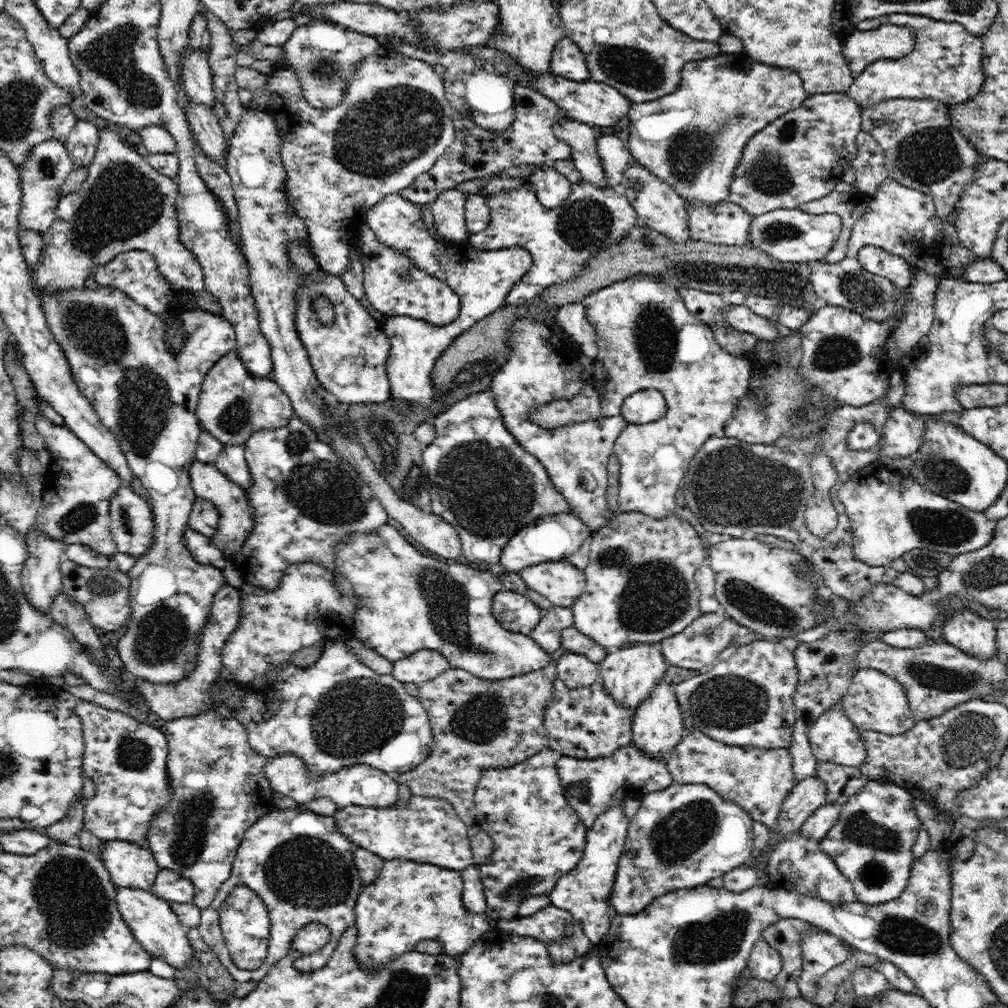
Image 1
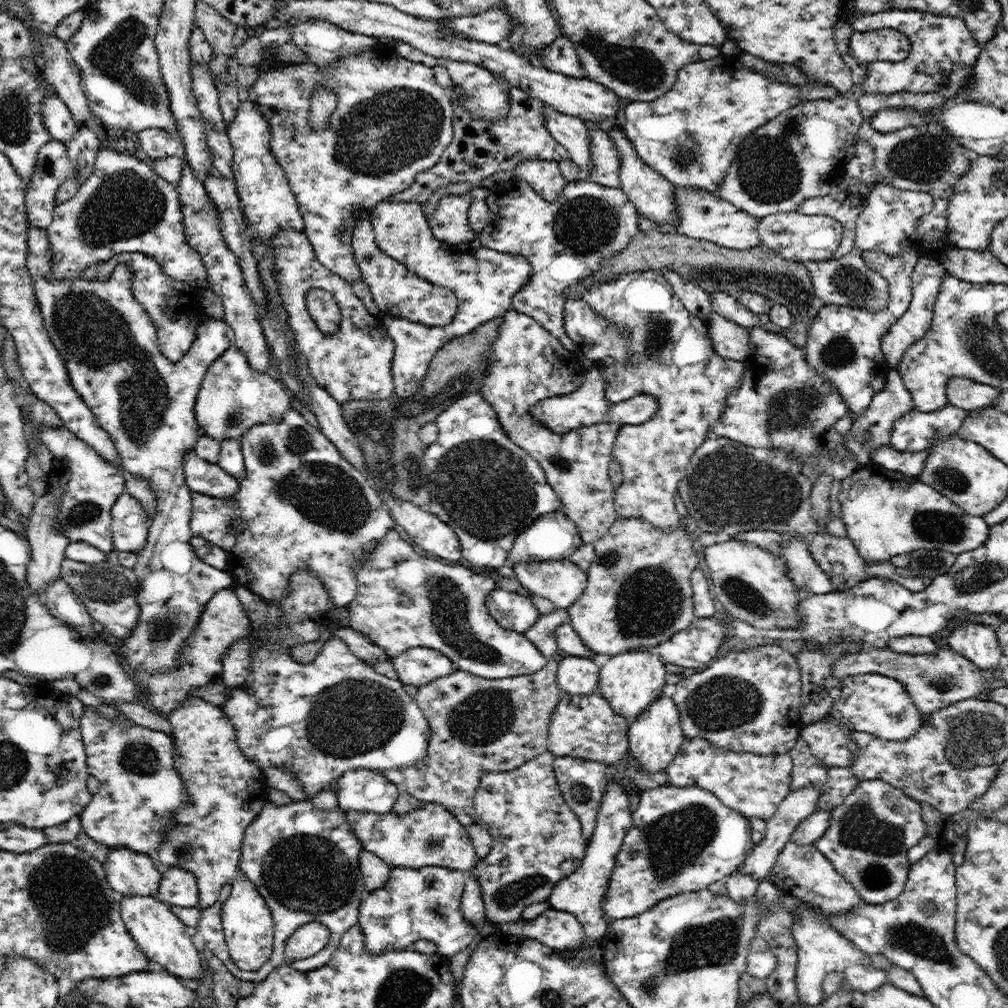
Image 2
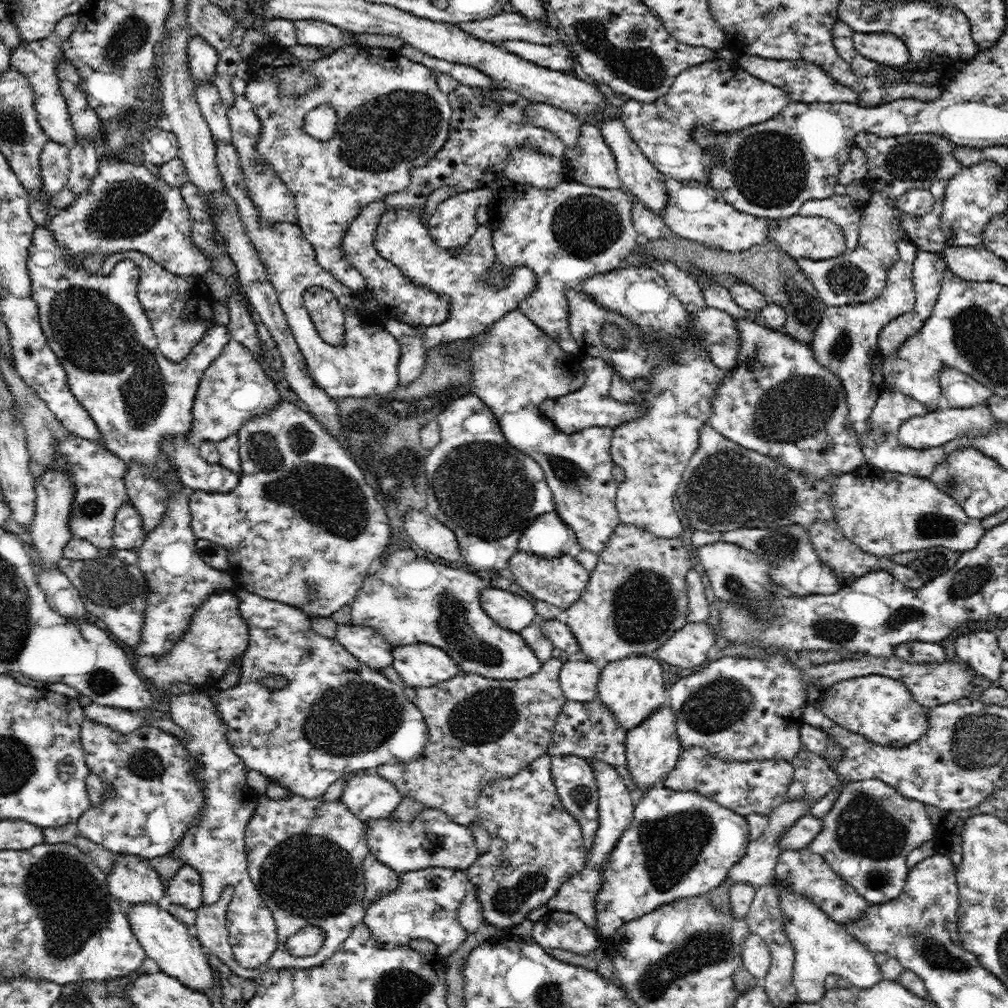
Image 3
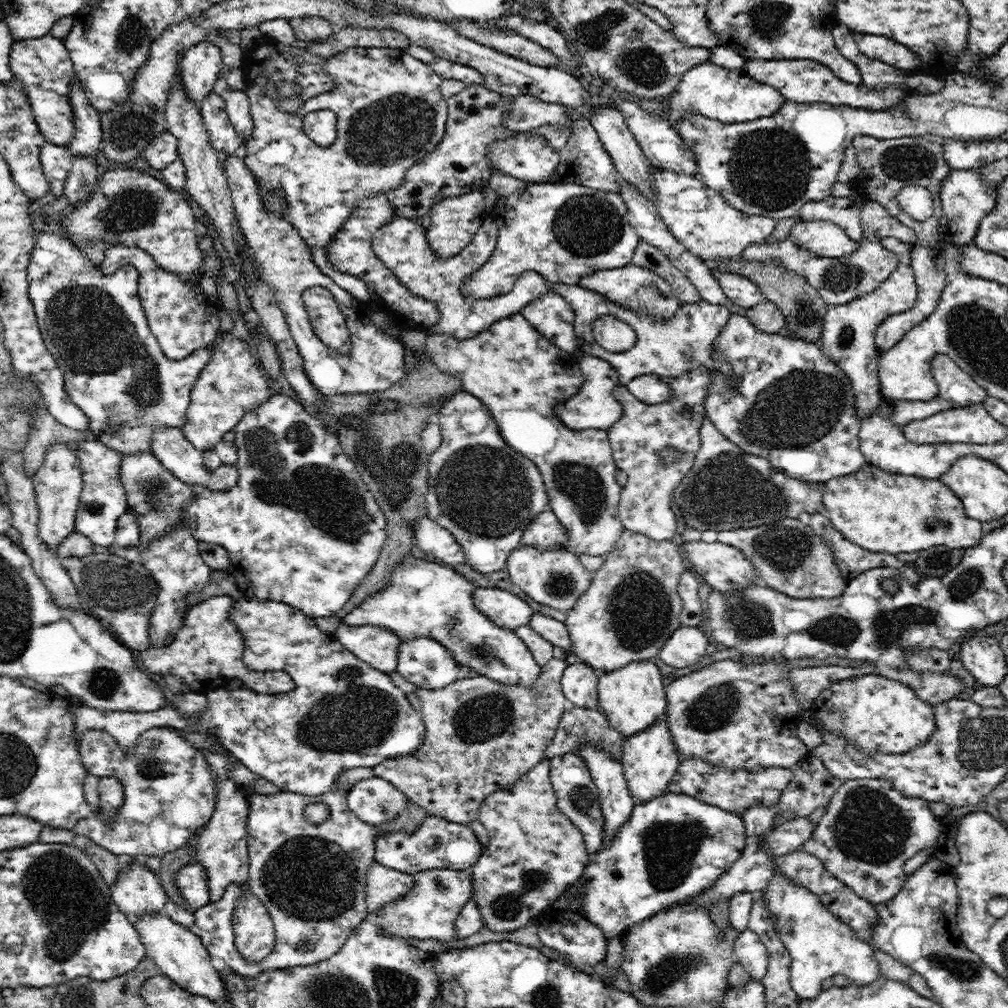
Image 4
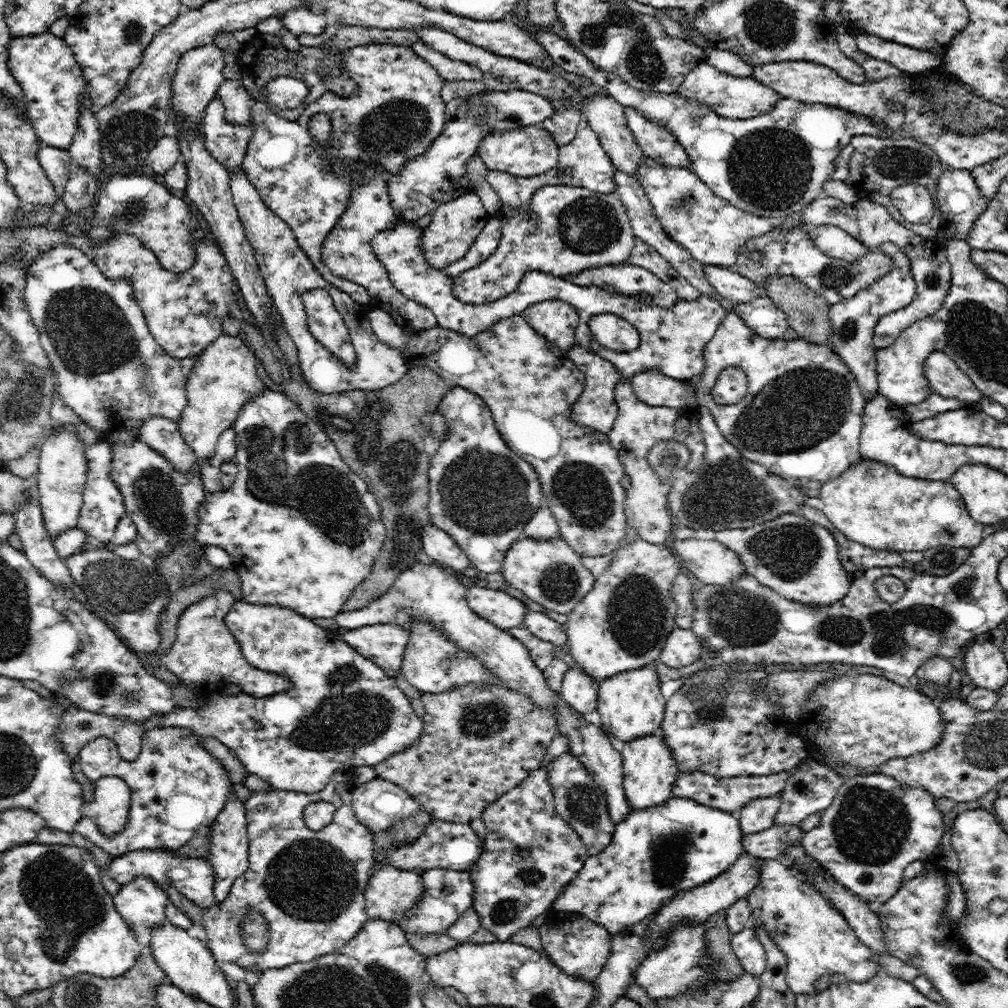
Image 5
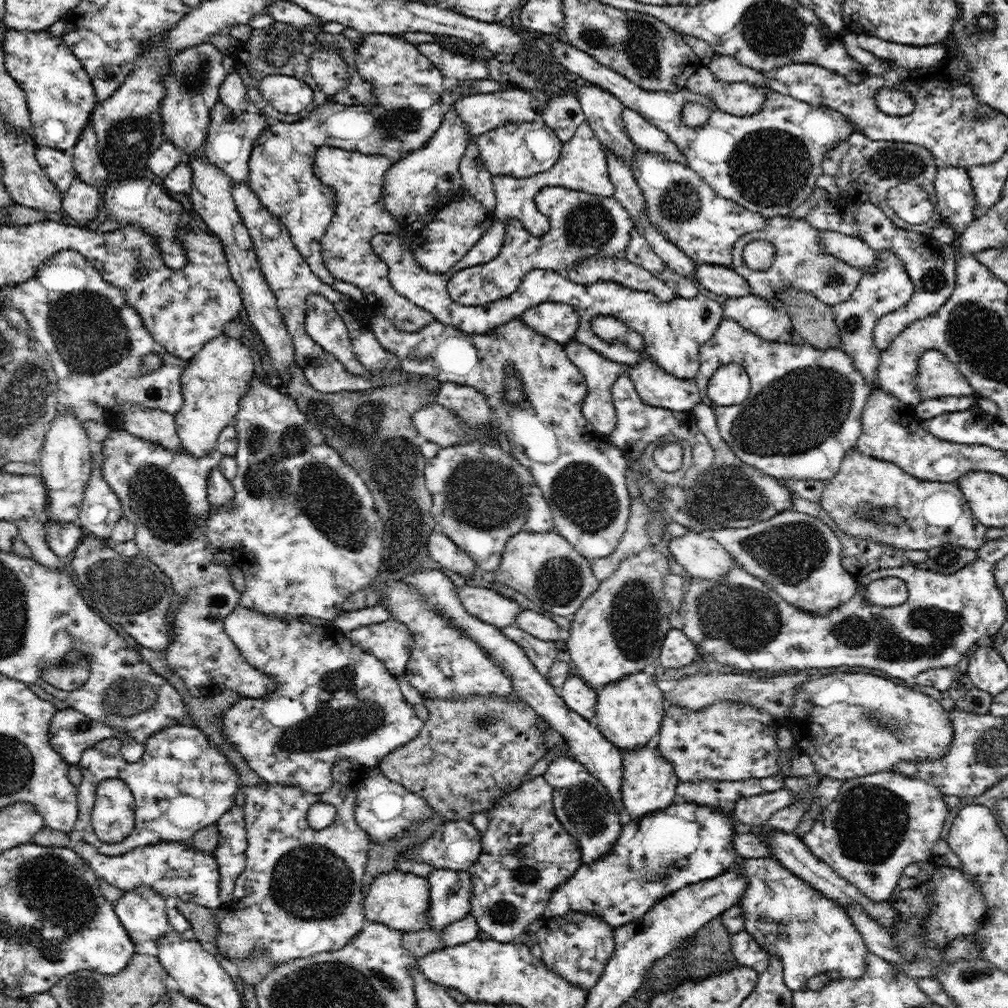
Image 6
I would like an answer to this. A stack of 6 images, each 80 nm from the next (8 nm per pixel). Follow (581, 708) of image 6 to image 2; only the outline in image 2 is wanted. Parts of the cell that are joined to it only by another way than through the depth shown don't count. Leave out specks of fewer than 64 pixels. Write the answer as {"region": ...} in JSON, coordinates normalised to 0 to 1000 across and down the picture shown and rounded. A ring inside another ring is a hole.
{"region":[[[562,651],[553,663],[554,683],[563,688],[581,690],[594,683],[594,663],[588,654],[577,651]]]}

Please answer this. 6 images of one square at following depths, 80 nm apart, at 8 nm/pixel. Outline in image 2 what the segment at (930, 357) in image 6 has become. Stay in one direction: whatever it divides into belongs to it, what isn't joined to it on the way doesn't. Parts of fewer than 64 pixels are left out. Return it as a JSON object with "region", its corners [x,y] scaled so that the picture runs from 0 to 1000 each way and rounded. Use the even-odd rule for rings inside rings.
{"region":[[[942,375],[938,387],[939,399],[950,405],[964,408],[984,404],[990,393],[996,391],[990,383],[971,381],[962,375]]]}

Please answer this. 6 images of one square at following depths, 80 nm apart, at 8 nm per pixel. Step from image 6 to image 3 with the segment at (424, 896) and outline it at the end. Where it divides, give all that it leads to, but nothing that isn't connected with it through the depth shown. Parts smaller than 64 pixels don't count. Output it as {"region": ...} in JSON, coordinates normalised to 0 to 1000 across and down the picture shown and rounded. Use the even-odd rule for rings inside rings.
{"region":[[[368,846],[361,851],[360,866],[362,867],[363,896],[371,895],[375,889],[389,885],[397,877],[397,868],[386,859],[379,857]]]}

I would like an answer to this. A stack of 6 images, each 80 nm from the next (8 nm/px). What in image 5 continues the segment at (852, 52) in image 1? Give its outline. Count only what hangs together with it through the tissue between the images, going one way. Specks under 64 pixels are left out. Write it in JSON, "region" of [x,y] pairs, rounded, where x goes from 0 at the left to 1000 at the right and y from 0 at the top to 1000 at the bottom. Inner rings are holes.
{"region":[[[851,33],[848,39],[855,52],[871,60],[885,63],[899,73],[917,73],[936,67],[935,58],[929,53],[863,34]]]}

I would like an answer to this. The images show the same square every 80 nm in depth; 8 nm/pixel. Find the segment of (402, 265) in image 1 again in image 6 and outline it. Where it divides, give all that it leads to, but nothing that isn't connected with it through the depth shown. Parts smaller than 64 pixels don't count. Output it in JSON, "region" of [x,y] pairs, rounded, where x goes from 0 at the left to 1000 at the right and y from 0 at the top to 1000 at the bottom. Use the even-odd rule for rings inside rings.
{"region":[[[327,144],[313,148],[312,173],[332,192],[332,211],[319,235],[318,250],[322,264],[331,276],[349,281],[359,289],[363,308],[381,313],[399,329],[413,329],[427,321],[431,313],[395,292],[386,279],[385,264],[368,244],[373,232],[395,233],[401,230],[401,222],[388,214],[378,195],[383,170],[391,162],[387,156],[375,152],[363,154],[357,150],[343,150]]]}

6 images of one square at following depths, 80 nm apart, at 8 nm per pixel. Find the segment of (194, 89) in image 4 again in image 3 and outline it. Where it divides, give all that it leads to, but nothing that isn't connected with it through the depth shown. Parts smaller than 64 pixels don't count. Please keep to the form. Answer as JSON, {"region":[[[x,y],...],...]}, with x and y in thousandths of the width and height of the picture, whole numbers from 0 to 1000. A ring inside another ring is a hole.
{"region":[[[191,33],[187,39],[186,55],[193,84],[211,82],[214,75],[214,63],[217,62],[216,51],[203,38]]]}

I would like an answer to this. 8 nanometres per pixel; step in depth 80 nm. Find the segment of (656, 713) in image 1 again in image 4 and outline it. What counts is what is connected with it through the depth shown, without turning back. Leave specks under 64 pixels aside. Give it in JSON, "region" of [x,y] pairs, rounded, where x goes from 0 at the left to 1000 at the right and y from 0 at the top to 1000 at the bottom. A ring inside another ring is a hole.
{"region":[[[661,709],[641,722],[641,725],[623,730],[618,735],[616,757],[625,788],[631,792],[633,798],[653,792],[655,788],[662,786],[665,774],[668,774],[675,756],[673,741],[667,733],[667,728],[663,725]]]}

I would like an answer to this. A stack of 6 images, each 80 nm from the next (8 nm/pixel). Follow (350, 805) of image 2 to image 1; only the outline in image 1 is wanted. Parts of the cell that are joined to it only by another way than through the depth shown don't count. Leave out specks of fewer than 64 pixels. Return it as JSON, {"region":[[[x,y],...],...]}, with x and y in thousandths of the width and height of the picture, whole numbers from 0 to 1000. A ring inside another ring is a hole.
{"region":[[[290,747],[274,749],[264,755],[263,768],[272,786],[290,791],[294,796],[304,798],[313,792],[324,790],[331,795],[334,803],[353,799],[356,801],[385,802],[393,798],[396,778],[391,770],[363,758],[351,758],[337,762],[336,766],[313,771]]]}

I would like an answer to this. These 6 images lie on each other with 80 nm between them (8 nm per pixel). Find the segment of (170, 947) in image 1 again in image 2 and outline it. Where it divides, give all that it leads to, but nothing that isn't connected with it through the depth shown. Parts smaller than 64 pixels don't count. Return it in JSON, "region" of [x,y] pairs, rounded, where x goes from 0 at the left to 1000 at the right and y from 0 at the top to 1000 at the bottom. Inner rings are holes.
{"region":[[[122,889],[119,903],[127,925],[137,940],[149,952],[160,956],[170,967],[196,972],[203,965],[202,953],[196,947],[189,929],[185,927],[186,919],[170,904],[168,897],[151,889]]]}

